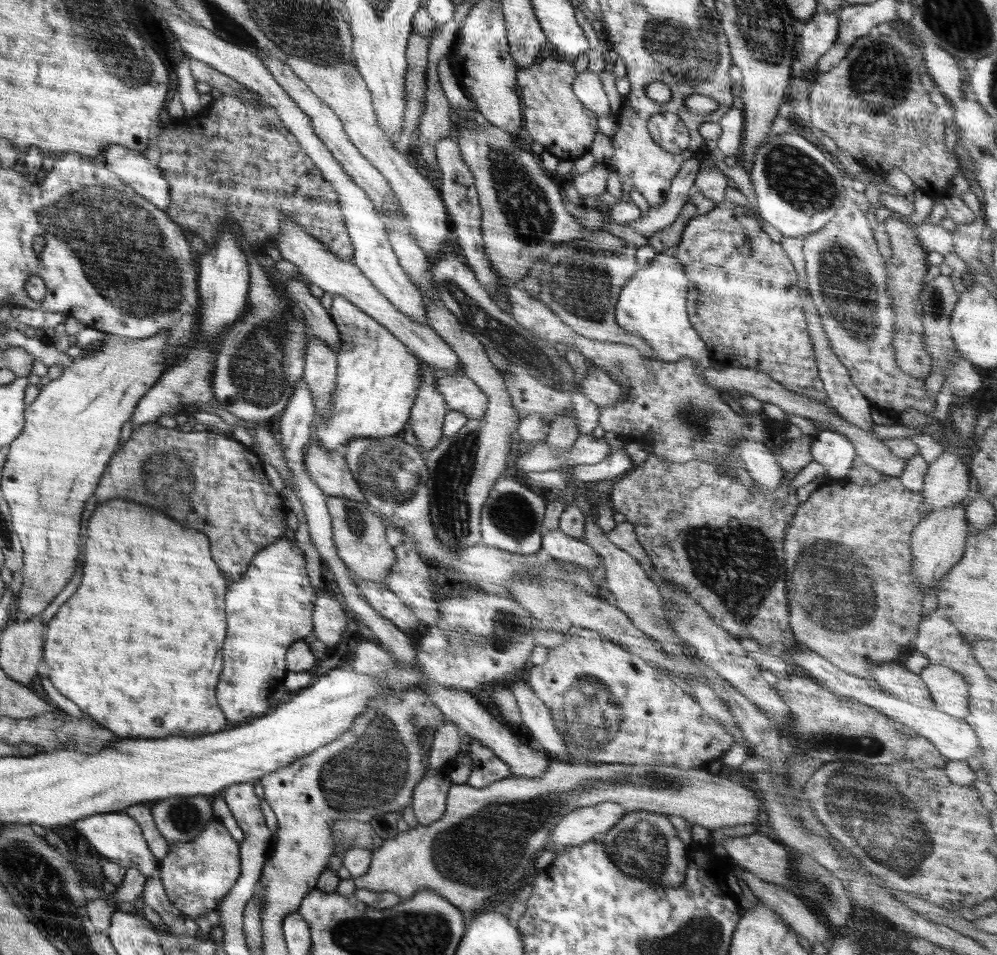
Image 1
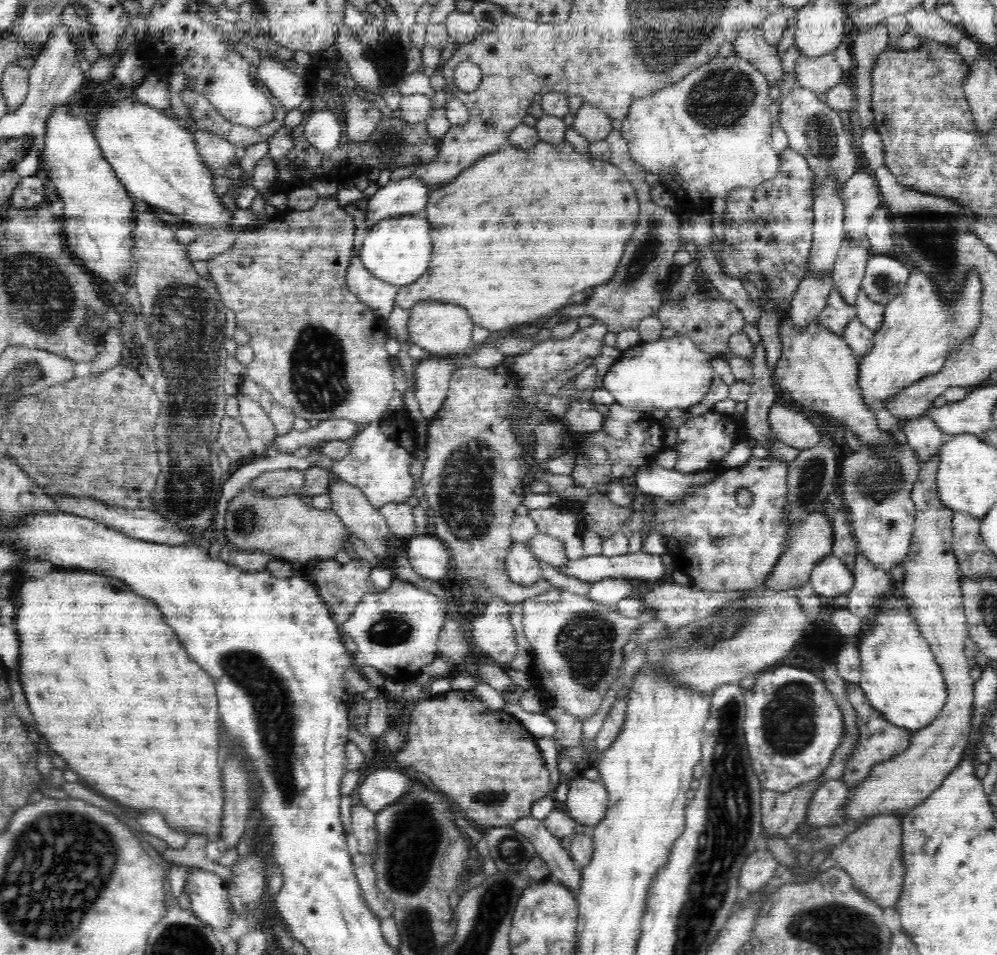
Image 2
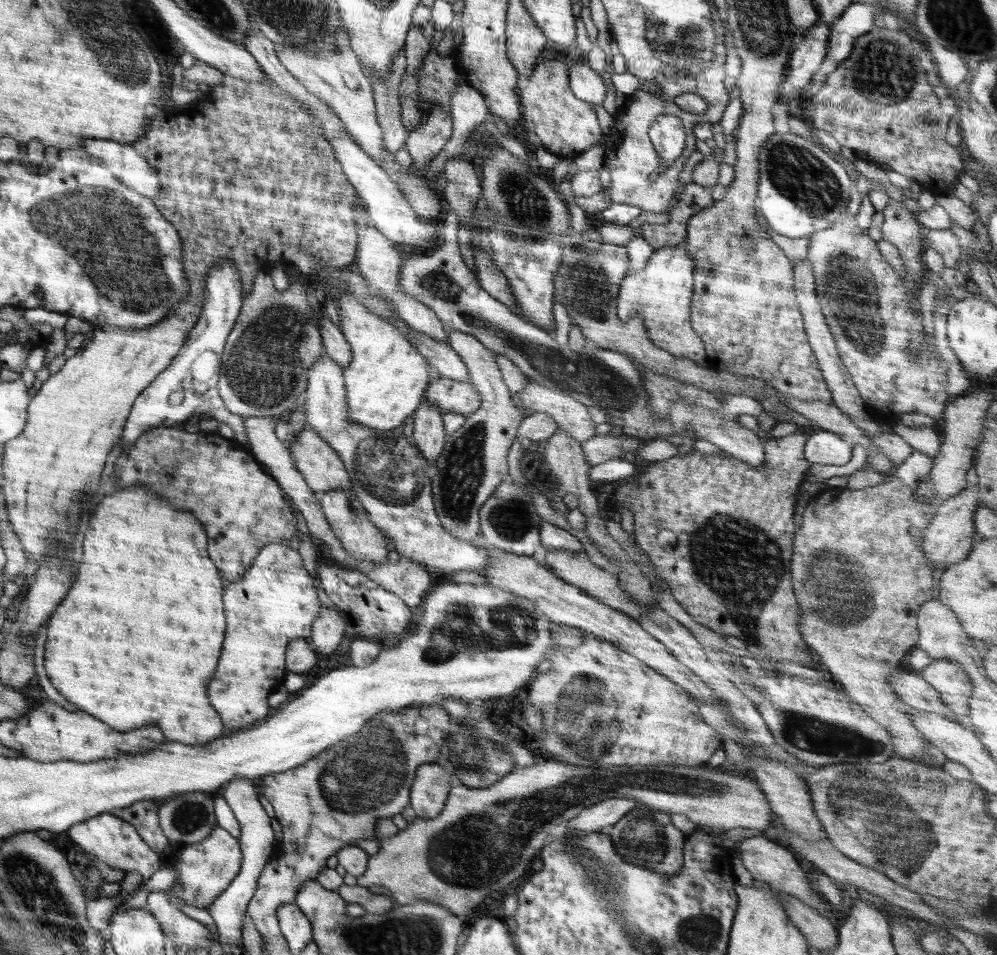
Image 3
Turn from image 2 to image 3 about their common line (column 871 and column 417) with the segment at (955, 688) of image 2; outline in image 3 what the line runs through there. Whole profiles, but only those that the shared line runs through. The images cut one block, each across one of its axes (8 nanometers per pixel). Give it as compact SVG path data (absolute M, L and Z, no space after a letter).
M436 762L420 765L410 788L409 802L417 818L436 818L445 807L454 782L452 774Z

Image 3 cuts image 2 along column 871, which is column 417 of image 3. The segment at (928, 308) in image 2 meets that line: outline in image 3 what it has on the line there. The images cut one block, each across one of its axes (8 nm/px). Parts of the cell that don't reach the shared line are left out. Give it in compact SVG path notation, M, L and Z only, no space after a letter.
M339 292L340 328L349 341L352 359L342 371L348 415L346 420L372 428L390 431L401 429L423 401L430 381L430 364L414 348L414 340L402 334L394 324L370 312L362 300Z

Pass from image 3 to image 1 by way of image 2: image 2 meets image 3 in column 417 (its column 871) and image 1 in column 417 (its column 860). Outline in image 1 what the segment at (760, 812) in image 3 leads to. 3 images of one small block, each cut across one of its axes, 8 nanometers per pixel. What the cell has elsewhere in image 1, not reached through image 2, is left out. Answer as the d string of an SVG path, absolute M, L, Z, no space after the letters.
M550 758L550 762L548 763L546 770L547 771L544 771L540 776L534 778L521 777L511 774L508 778L497 780L484 788L474 788L468 783L452 784L446 796L446 812L444 812L441 818L426 826L419 824L416 828L410 827L407 831L398 832L394 838L384 838L384 842L381 844L381 847L372 852L371 869L368 869L366 874L363 874L355 879L356 888L363 888L368 891L378 891L380 893L382 891L393 892L394 894L401 896L402 901L410 899L420 890L434 890L440 896L443 896L446 900L448 900L450 904L453 904L456 908L458 908L460 912L470 912L470 910L478 912L478 908L484 904L484 900L486 900L486 898L494 896L496 892L502 892L506 886L510 886L510 884L518 882L518 880L524 876L526 868L530 866L532 856L534 856L534 854L541 853L547 848L549 838L551 838L551 830L558 824L559 820L562 820L563 816L566 816L566 814L572 812L576 808L591 807L595 804L610 801L620 803L623 806L623 809L628 813L634 811L650 811L665 816L673 814L676 816L682 816L682 818L685 818L690 823L700 824L700 826L704 826L704 828L711 830L724 826L738 826L739 824L750 824L756 826L758 824L758 812L760 812L760 808L763 806L763 800L755 793L754 788L750 788L745 783L739 783L738 781L724 778L719 774L712 774L707 767L682 770L678 766L668 766L664 763L656 765L631 765L626 763L608 764L592 762L575 764L571 761L568 762L566 760L555 760Z

